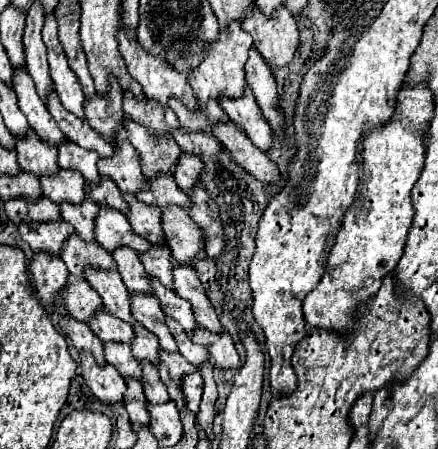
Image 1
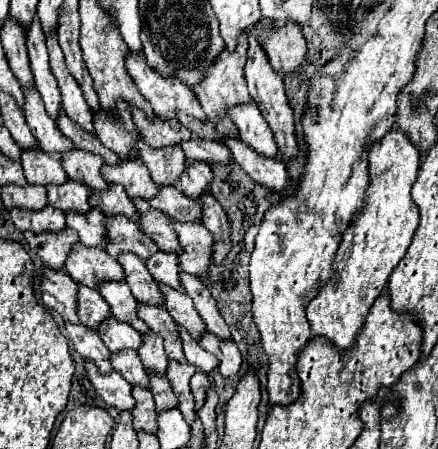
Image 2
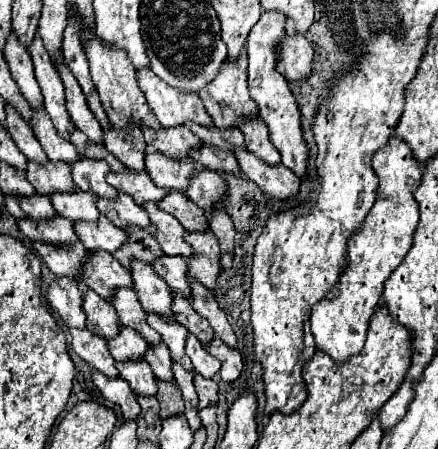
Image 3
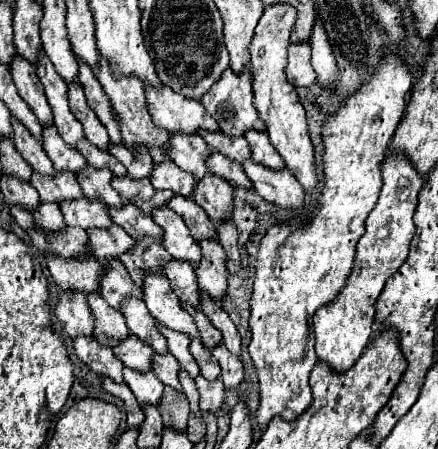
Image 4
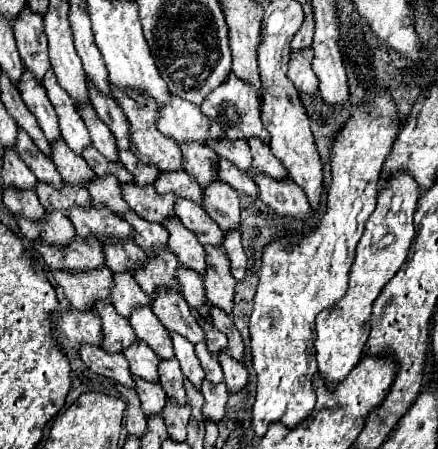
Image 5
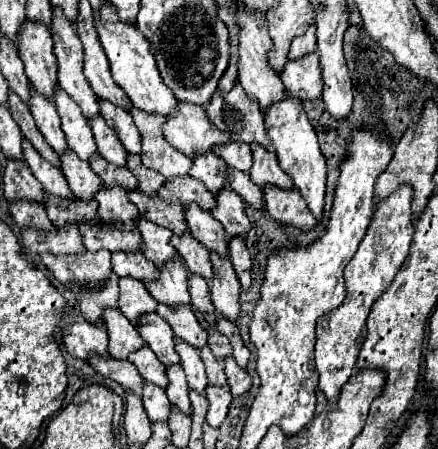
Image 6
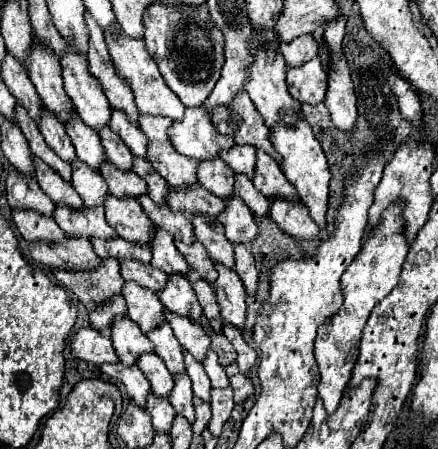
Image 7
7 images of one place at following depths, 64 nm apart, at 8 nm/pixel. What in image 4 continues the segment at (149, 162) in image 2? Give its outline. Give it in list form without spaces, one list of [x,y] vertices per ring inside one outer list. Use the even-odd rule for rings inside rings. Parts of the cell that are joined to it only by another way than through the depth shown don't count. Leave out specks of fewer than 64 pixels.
[[[158,164],[152,170],[152,186],[156,190],[172,190],[180,196],[192,196],[196,178],[180,170],[176,164]]]

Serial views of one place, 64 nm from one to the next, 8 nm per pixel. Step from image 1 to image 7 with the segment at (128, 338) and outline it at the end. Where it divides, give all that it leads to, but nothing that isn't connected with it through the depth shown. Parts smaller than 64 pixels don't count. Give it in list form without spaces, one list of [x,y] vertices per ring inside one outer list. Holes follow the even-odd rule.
[[[144,354],[138,360],[138,368],[150,380],[154,396],[158,396],[158,398],[170,398],[170,394],[174,390],[174,378],[168,372],[164,360],[160,360],[156,354]]]

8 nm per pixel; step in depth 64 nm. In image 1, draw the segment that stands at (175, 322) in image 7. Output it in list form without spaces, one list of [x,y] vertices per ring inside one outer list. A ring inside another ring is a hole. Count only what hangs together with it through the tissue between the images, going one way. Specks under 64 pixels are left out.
[[[118,248],[114,254],[118,264],[118,272],[130,292],[138,294],[152,294],[152,286],[148,282],[148,274],[140,264],[140,256],[132,248]]]

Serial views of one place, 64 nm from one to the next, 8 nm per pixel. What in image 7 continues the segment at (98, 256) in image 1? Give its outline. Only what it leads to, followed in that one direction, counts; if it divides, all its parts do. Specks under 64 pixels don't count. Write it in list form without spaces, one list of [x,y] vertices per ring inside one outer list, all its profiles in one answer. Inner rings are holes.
[[[128,282],[124,284],[124,300],[128,302],[128,318],[132,318],[144,334],[166,322],[166,308],[152,290],[142,288],[136,282]]]

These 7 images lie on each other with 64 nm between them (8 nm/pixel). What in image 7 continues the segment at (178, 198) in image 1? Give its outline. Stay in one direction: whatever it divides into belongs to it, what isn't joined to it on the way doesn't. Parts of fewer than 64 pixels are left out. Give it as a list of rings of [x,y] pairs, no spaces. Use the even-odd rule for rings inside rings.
[[[194,216],[192,224],[196,240],[204,244],[208,256],[218,264],[234,268],[234,244],[224,236],[224,226],[216,224],[212,228],[204,216]]]

